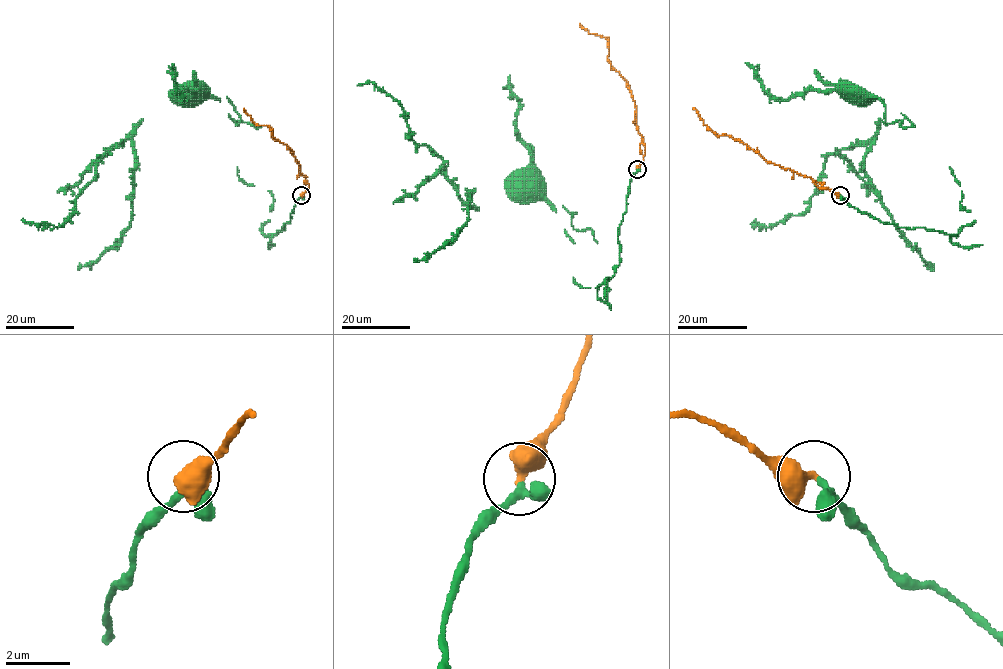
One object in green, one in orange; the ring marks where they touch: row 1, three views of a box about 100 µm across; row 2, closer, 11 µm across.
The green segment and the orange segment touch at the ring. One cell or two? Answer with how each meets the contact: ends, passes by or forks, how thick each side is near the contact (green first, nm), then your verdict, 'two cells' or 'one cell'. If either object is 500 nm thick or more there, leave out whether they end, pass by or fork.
240 nm thick on the green side, 550 nm on the other; one cell

